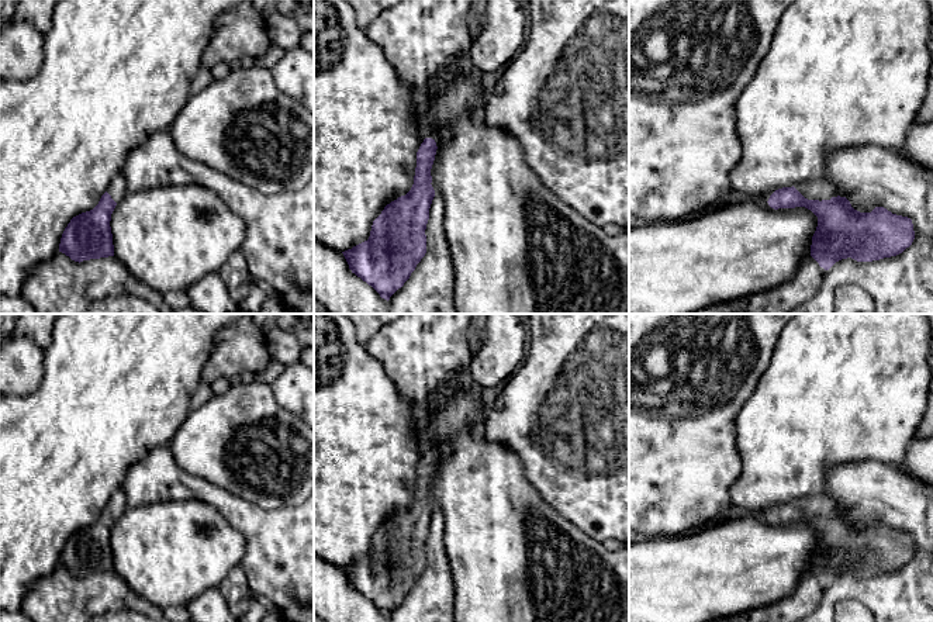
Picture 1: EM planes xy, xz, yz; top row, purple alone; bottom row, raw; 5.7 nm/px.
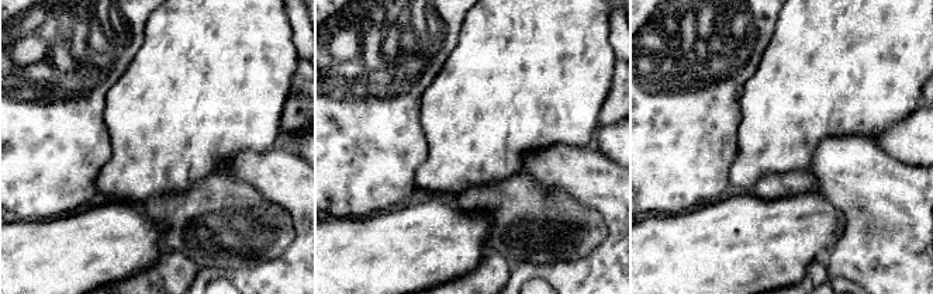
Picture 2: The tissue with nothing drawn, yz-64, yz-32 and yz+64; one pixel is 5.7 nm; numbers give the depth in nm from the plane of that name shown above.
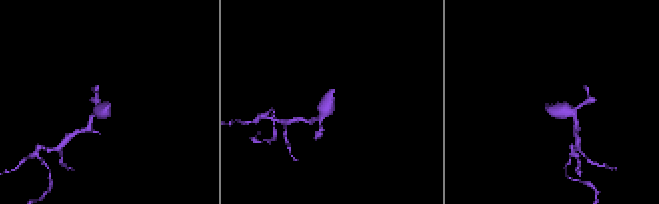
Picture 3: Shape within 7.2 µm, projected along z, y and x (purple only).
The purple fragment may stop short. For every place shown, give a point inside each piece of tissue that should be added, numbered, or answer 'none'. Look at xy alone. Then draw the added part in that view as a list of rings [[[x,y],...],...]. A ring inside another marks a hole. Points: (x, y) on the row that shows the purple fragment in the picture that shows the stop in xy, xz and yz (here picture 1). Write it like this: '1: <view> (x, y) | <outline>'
1: xy (117, 189) | [[[121,174],[115,176],[110,182],[110,184],[107,187],[107,193],[111,196],[111,198],[115,203],[120,203],[128,194],[128,187],[127,187],[125,179]]]

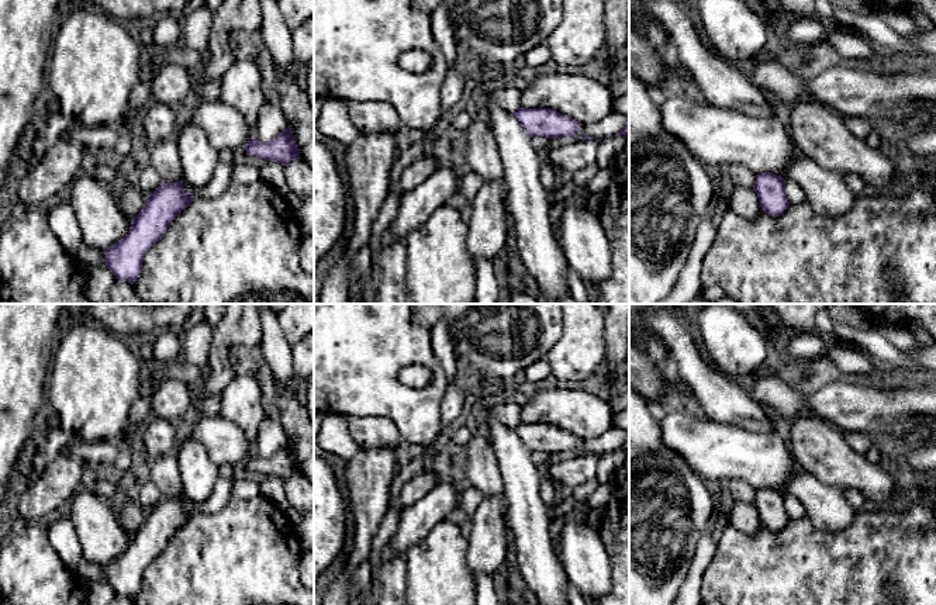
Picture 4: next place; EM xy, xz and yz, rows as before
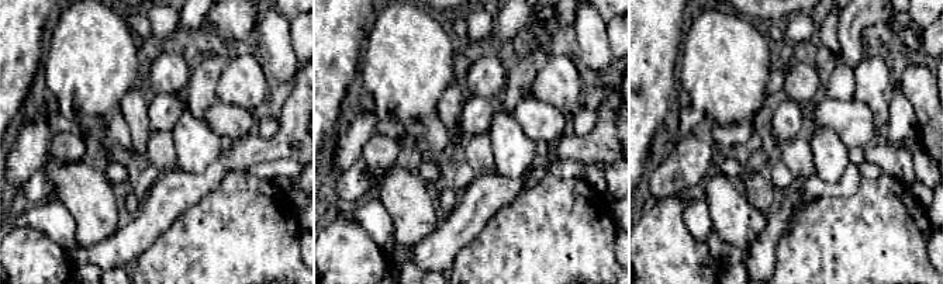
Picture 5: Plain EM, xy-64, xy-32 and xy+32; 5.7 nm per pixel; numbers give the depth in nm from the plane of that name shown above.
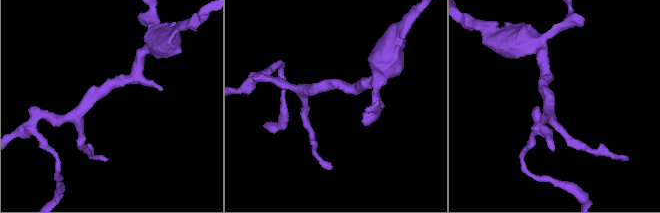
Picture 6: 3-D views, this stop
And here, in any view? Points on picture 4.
none

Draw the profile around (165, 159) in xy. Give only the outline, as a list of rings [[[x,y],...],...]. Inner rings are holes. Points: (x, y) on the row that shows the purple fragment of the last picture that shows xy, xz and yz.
[[[173,136],[155,144],[149,151],[151,166],[159,173],[165,183],[183,180],[177,142]]]

